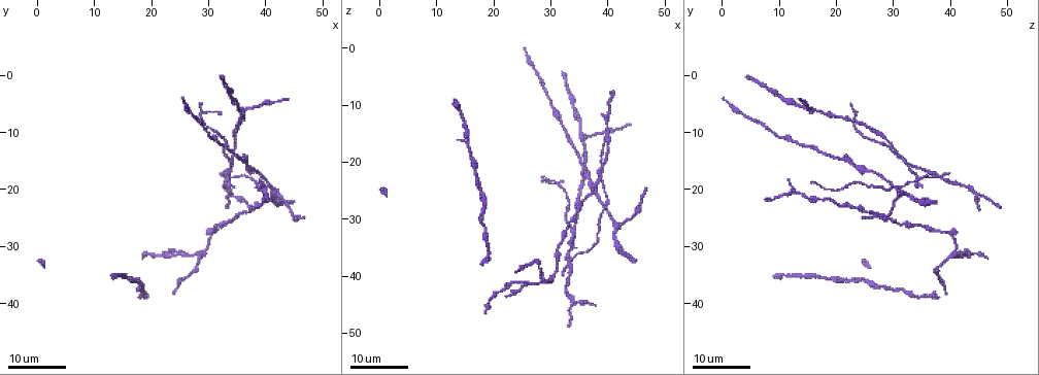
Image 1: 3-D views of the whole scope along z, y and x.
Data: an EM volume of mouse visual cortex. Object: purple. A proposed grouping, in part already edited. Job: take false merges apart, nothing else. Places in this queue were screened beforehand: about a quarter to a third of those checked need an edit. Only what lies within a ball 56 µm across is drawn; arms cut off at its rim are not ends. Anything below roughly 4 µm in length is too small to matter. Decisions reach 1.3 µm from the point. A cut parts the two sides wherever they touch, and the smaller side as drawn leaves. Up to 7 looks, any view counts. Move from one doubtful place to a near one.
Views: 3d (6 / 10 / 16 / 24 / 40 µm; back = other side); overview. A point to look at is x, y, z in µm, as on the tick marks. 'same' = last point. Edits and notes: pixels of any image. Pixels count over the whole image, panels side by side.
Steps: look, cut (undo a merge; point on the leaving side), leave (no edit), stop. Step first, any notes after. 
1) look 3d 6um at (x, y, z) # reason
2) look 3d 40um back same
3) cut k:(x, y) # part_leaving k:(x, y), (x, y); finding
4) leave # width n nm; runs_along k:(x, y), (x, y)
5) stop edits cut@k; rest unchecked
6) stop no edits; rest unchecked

look 3d 24um at (33.5, 17.5, 37.5) # four or more arms meet

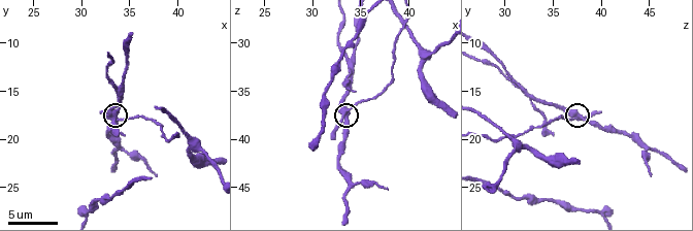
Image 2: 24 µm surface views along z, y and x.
look 3d 10um at (33.6, 17.6, 37.8)

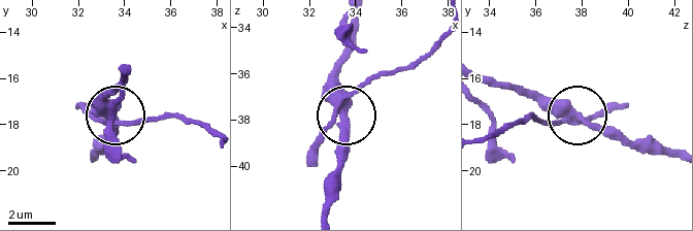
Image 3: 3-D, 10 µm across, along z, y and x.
cut 3:(323, 136) # width 350 nm; part_leaving 3:(567, 123), (526, 117), (479, 138); two neurons meet here

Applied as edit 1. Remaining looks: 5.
look 3d 10um at (42.2, 21.2, 31.2)

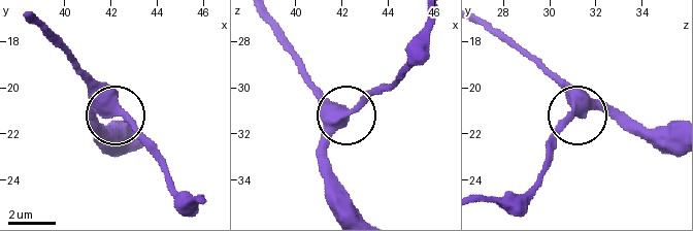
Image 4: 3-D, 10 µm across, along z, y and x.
leave # one neuron here

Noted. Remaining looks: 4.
look 3d 24um at (30.0, 11.0, 11.0) # thick turns thin

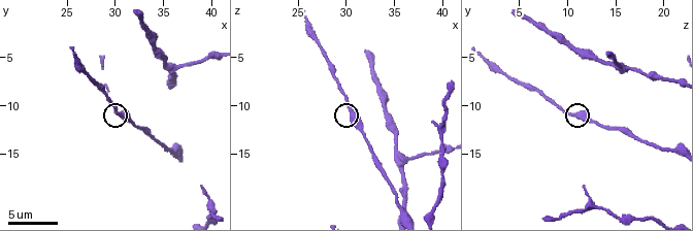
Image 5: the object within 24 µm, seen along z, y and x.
look 3d 6um at (30.6, 11.0, 10.6)

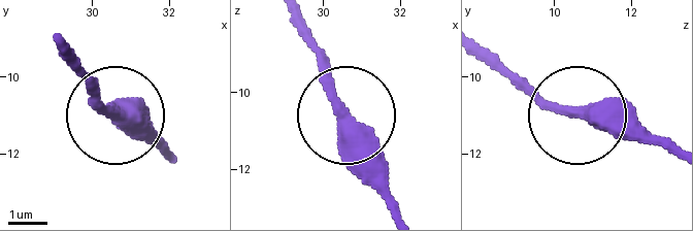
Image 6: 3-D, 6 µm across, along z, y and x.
leave # width 390 nm; all the same neuron

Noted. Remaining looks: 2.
stop edits cut@3; rest unchecked

